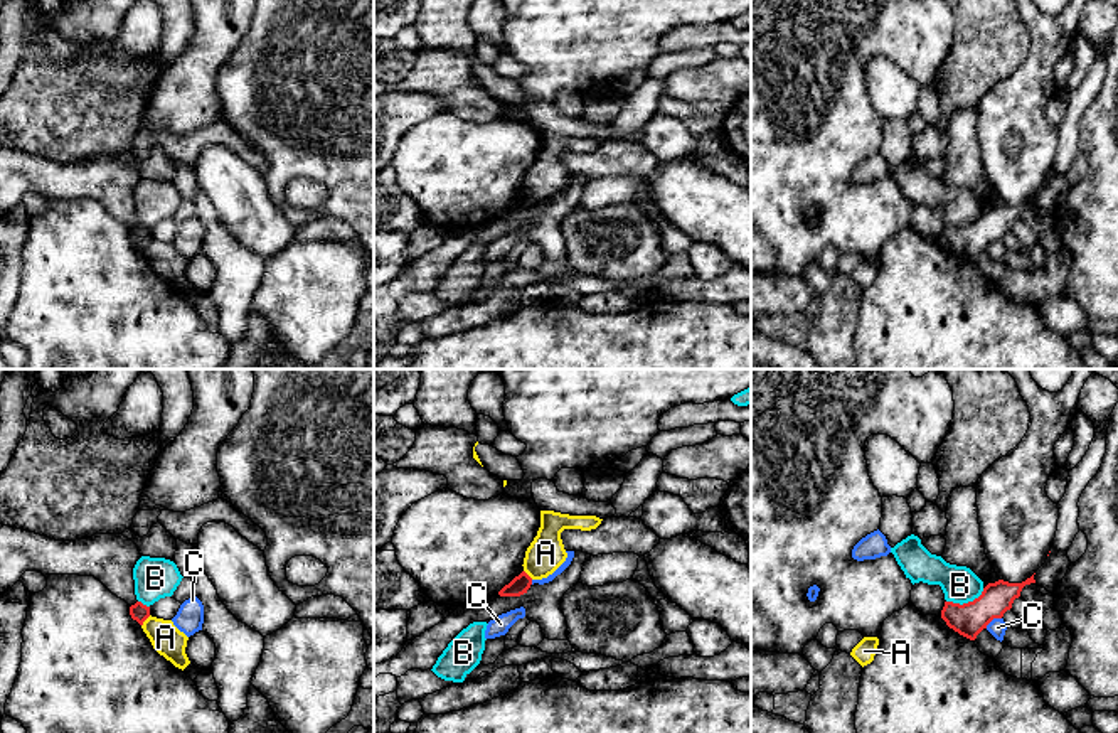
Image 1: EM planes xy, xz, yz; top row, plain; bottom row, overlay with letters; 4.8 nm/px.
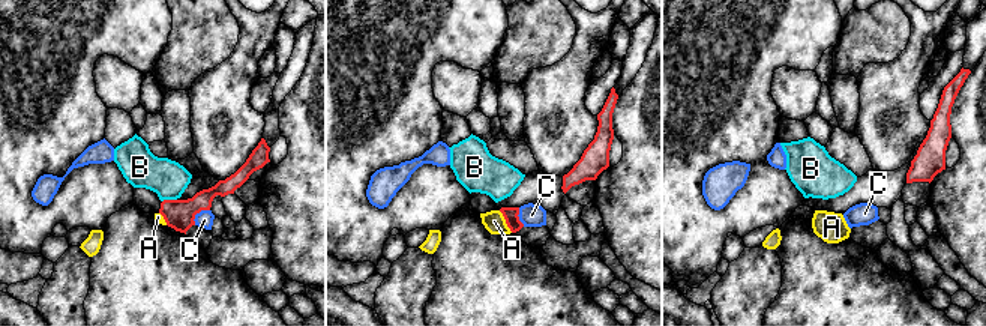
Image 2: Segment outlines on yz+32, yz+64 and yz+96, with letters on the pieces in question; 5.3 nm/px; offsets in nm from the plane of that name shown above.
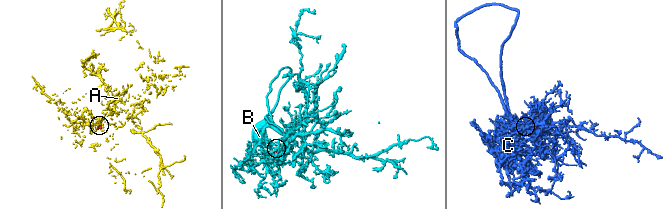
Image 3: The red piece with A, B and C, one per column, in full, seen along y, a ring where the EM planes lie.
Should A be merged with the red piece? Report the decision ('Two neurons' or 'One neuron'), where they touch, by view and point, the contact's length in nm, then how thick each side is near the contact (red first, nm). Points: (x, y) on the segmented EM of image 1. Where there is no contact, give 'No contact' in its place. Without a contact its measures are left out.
Two neurons. Touches red at xy (145, 619). Shared border 70 nm. Thickness 90 nm (red) against 150 nm

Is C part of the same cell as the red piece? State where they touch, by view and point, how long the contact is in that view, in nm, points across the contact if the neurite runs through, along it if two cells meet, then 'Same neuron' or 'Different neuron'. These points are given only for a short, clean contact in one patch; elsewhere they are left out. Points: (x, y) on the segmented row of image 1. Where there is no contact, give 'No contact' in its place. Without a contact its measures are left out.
Touches red at yz (992, 619). Shared border 90 nm. Different neuron

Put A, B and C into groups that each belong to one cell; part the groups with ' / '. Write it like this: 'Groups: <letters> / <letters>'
Groups: A / B / C

